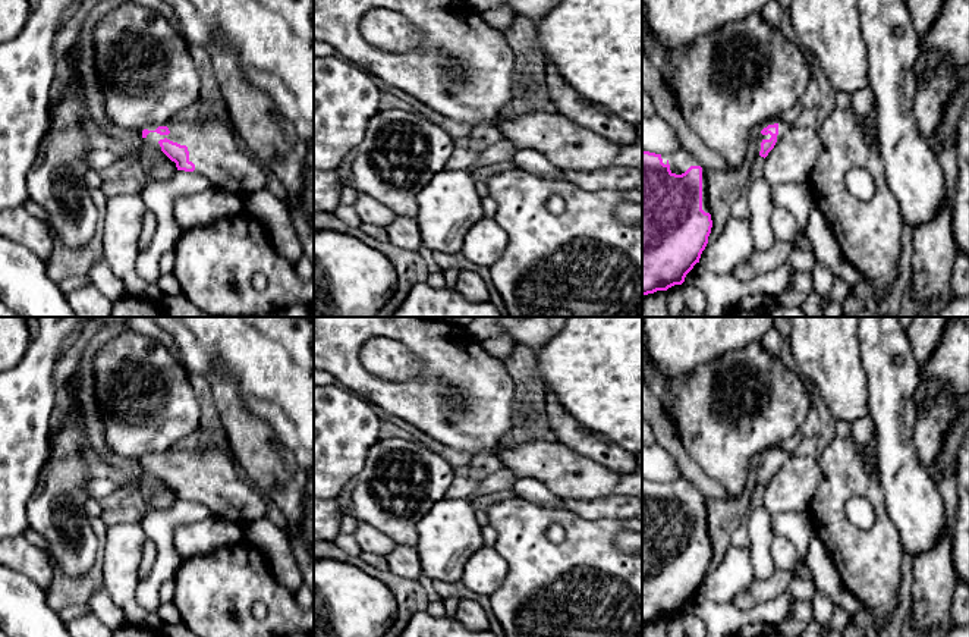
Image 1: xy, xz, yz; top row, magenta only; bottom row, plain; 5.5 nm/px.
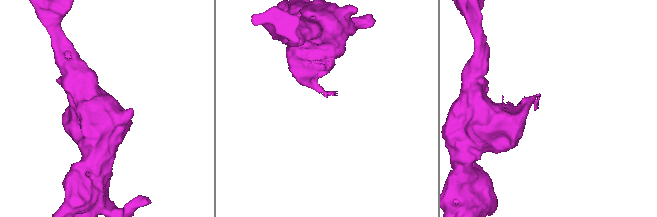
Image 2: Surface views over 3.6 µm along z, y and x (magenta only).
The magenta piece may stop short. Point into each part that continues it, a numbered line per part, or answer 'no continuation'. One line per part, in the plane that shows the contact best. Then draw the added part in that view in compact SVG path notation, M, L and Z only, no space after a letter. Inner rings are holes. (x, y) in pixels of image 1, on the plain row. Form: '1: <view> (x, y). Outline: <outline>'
1: xy (214, 477). Outline: M229 445L223 449L172 449L141 456L142 471L160 478L160 468L186 474L189 490L205 505L213 517L246 525L267 517L268 500L252 486L237 467Z

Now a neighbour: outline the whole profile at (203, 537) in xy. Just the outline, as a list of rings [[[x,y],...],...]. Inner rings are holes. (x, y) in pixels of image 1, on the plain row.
[[[210,515],[202,521],[177,525],[173,543],[180,559],[188,561],[230,547],[242,539],[242,525]]]

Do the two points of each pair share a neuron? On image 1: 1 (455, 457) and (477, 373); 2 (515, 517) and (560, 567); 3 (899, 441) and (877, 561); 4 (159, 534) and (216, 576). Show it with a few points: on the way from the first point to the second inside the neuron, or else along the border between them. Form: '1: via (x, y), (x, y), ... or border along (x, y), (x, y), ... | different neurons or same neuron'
1: border along (427, 433), (452, 448), (471, 454) | different neurons
2: via (522, 529), (549, 555) | same neuron
3: border along (878, 474), (886, 512), (900, 540) | different neurons
4: border along (182, 561), (173, 577) | different neurons

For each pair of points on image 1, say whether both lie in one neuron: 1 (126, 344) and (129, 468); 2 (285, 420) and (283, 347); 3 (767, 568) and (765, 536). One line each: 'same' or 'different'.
1: different
2: same
3: same

